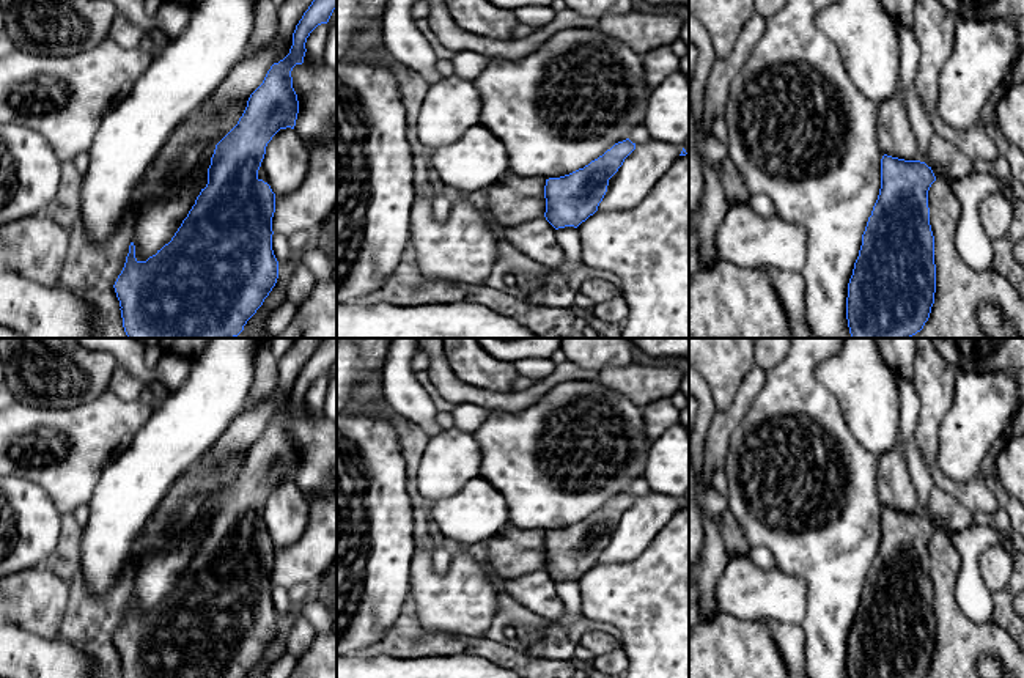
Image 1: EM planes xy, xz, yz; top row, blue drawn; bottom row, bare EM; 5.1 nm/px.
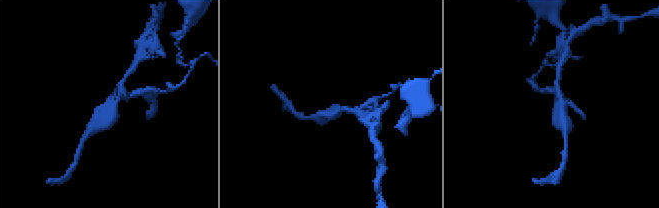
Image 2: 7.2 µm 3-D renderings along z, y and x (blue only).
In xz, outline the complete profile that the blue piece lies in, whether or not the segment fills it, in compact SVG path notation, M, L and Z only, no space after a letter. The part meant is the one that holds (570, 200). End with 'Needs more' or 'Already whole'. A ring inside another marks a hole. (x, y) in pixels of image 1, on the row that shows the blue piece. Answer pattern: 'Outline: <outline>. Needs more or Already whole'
Outline: M626 138L584 168L560 178L519 178L505 173L484 189L486 212L503 227L544 217L555 230L577 228L598 211L609 179L634 149L635 143Z. Needs more

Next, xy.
Outline: M286 0L277 6L277 39L241 60L214 94L175 129L148 168L135 190L135 206L160 189L171 162L181 160L187 168L197 160L198 148L220 127L217 109L222 104L247 101L238 124L215 145L208 168L208 184L171 241L146 261L135 258L135 245L131 242L124 267L113 285L127 338L234 338L275 286L278 278L278 261L272 250L275 193L258 178L258 170L272 137L280 129L296 126L299 101L291 71L304 63L310 33L318 25L327 24L335 8L337 0ZM288 38L293 39L289 53L277 63L277 52Z. Needs more

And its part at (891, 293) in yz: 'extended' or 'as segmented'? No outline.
extended

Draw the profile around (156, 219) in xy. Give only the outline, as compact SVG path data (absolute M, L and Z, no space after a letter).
M236 99L217 109L220 127L198 148L190 167L175 160L167 168L160 189L134 209L132 242L137 261L146 261L171 241L182 220L208 184L208 168L215 145L238 124L249 99Z

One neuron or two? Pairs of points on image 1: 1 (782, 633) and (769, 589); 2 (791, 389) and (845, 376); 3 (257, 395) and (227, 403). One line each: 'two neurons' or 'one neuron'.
1: two neurons
2: two neurons
3: two neurons

